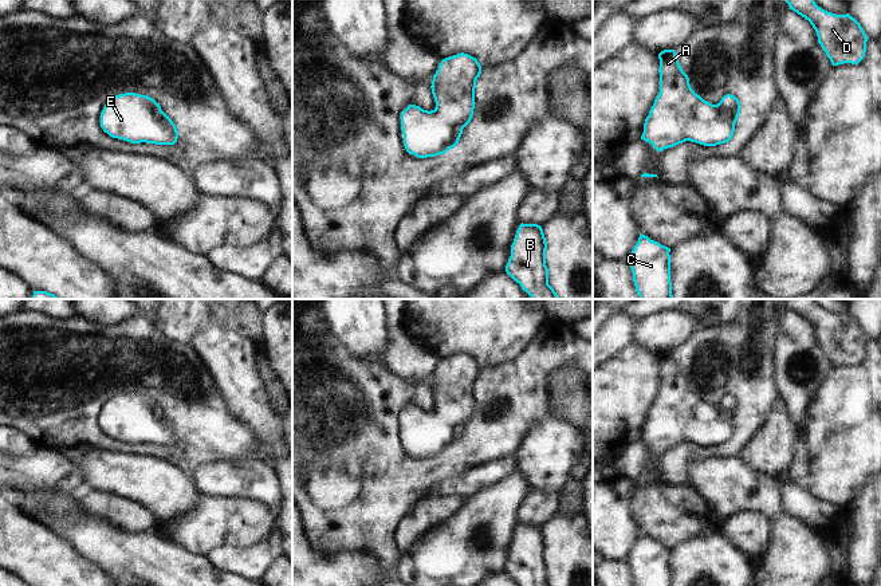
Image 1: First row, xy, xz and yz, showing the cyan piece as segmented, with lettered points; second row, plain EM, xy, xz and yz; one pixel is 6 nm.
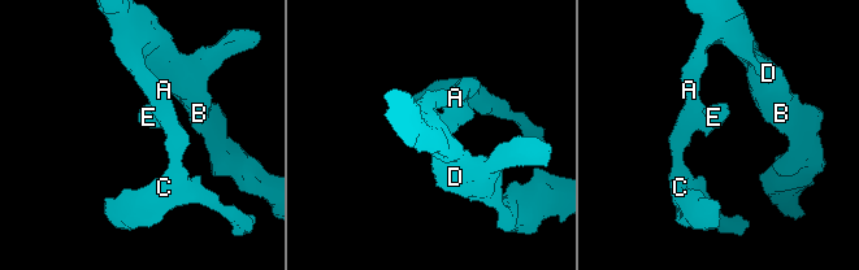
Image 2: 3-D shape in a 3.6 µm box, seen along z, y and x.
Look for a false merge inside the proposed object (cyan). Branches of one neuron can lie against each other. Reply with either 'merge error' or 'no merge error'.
no merge error

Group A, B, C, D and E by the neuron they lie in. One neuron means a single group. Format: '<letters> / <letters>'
A B C D E

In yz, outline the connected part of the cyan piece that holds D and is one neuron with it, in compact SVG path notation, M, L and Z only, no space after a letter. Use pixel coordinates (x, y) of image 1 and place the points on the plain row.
M783 299L790 310L810 322L818 343L833 366L858 365L866 353L868 337L861 325L846 315L835 315L818 307L813 299Z

